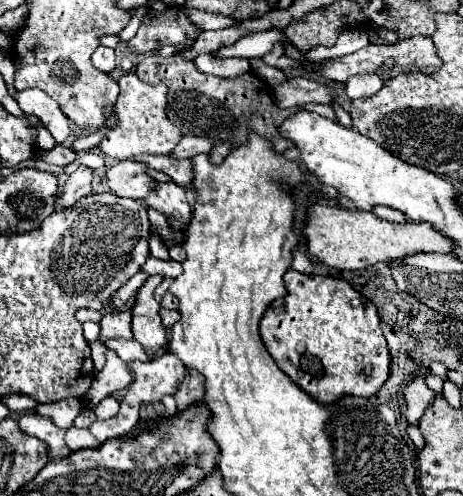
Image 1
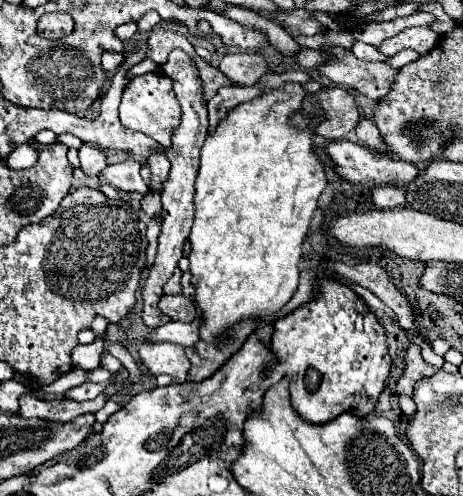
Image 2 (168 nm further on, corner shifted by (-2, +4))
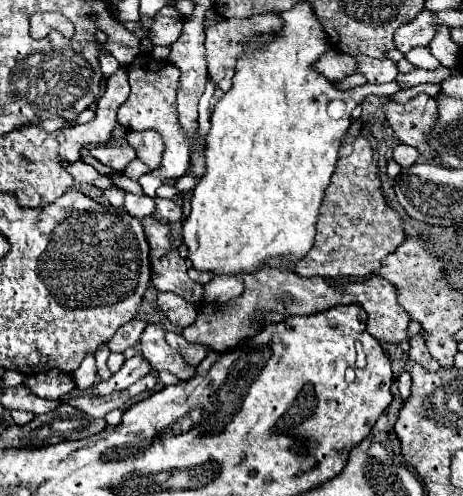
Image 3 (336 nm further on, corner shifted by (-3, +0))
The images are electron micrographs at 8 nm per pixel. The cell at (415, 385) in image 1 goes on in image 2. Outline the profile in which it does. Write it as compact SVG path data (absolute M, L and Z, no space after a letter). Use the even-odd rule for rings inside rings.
M411 344L407 350L407 364L405 364L405 372L403 376L397 380L397 392L403 396L413 396L413 386L427 376L433 376L439 368L429 366L419 352L417 344Z

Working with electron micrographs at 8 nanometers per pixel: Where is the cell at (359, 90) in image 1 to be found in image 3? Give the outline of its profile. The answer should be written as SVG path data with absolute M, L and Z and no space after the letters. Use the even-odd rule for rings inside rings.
M414 48L406 54L406 58L416 66L424 70L436 70L440 68L440 62L430 54L430 48Z

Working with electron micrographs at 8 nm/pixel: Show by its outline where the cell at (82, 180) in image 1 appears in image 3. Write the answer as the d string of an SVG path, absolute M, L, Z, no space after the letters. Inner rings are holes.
M110 144L92 148L90 156L98 158L106 166L112 166L114 170L124 170L126 164L136 158L136 152L134 148L130 148L130 144Z

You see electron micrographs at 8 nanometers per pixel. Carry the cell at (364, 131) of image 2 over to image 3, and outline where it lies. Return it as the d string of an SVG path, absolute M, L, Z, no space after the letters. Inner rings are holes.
M400 144L400 146L394 150L394 160L398 160L400 166L412 166L414 162L420 160L420 156L422 156L422 154L420 154L418 150L414 150L414 148L406 146L406 144Z

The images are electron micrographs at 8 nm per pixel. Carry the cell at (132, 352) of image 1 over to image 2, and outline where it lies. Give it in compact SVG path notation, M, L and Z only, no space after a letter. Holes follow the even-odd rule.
M199 318L189 324L167 322L165 326L149 332L143 340L165 340L165 342L175 342L175 344L181 344L183 348L189 348L199 340Z

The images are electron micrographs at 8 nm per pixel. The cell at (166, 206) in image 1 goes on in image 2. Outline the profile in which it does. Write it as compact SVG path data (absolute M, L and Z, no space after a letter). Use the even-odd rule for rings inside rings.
M153 152L147 160L147 164L151 166L151 184L149 184L149 192L157 192L161 190L161 186L165 184L167 176L169 176L169 160L165 154L159 154L159 152Z

